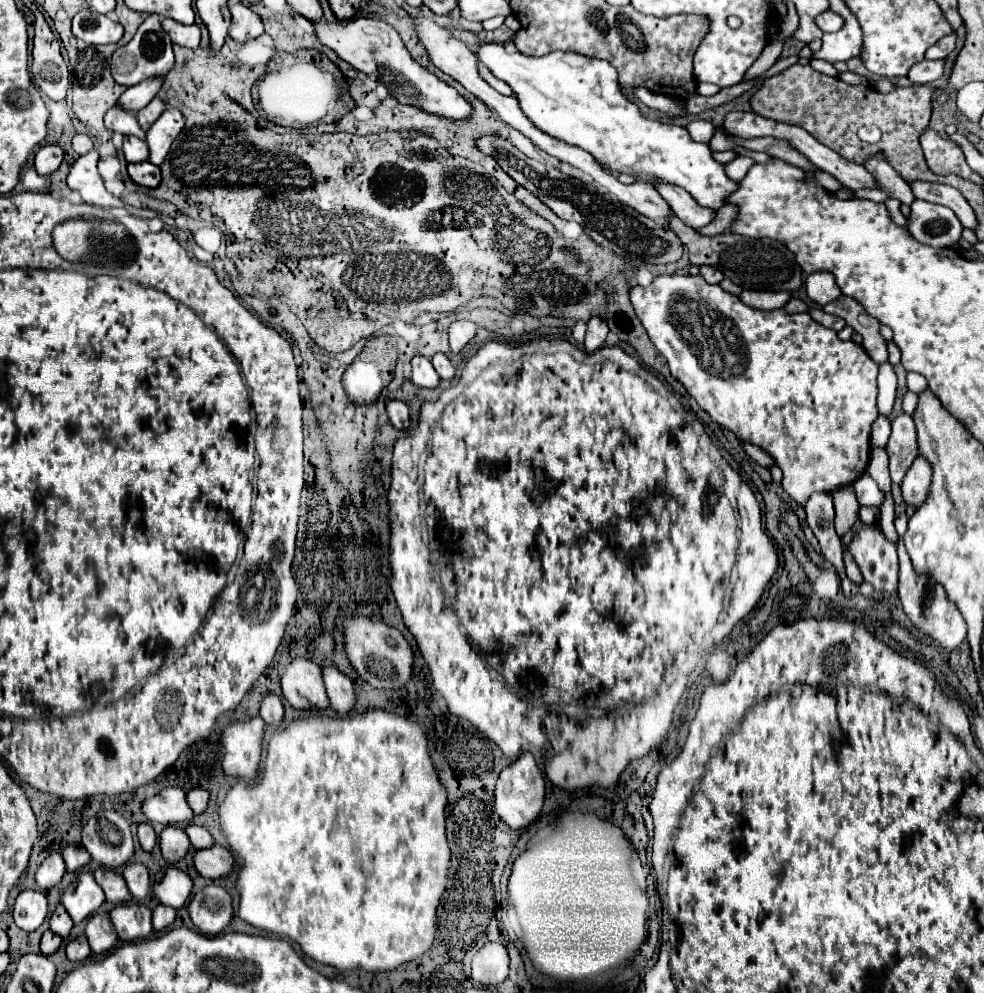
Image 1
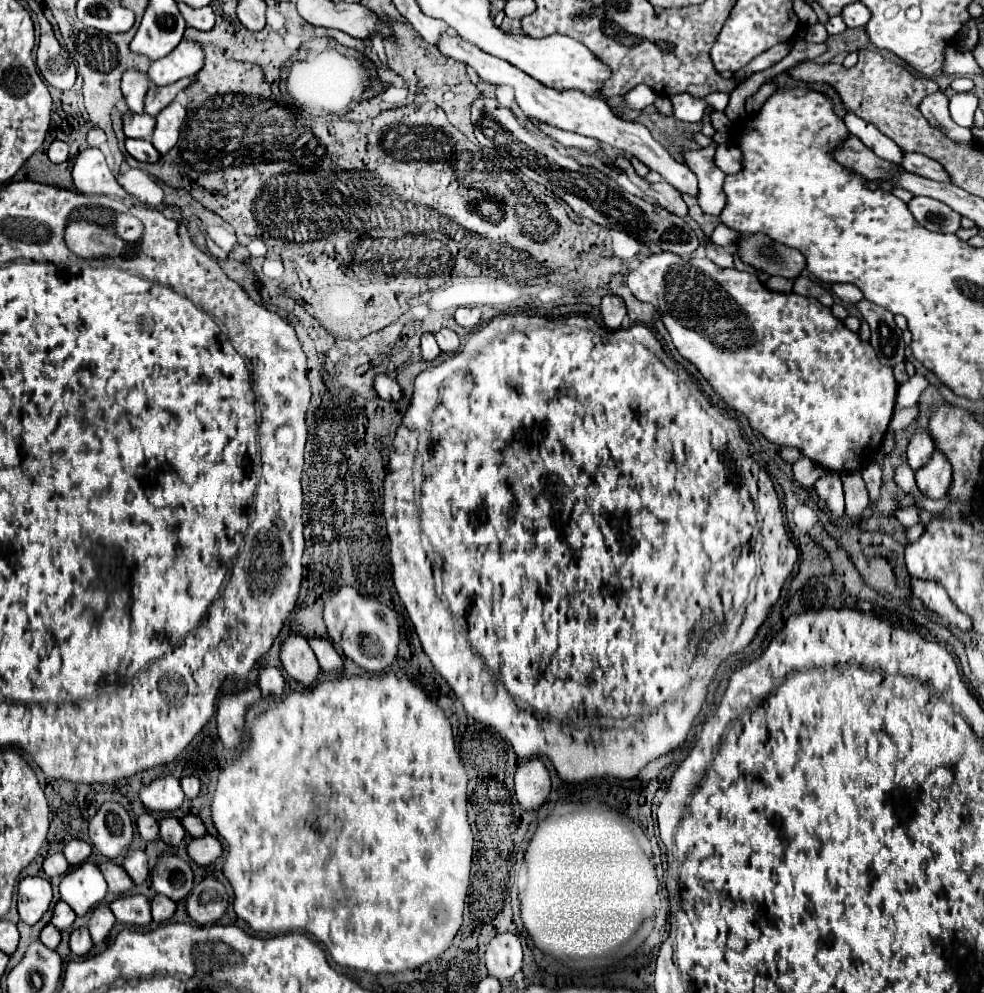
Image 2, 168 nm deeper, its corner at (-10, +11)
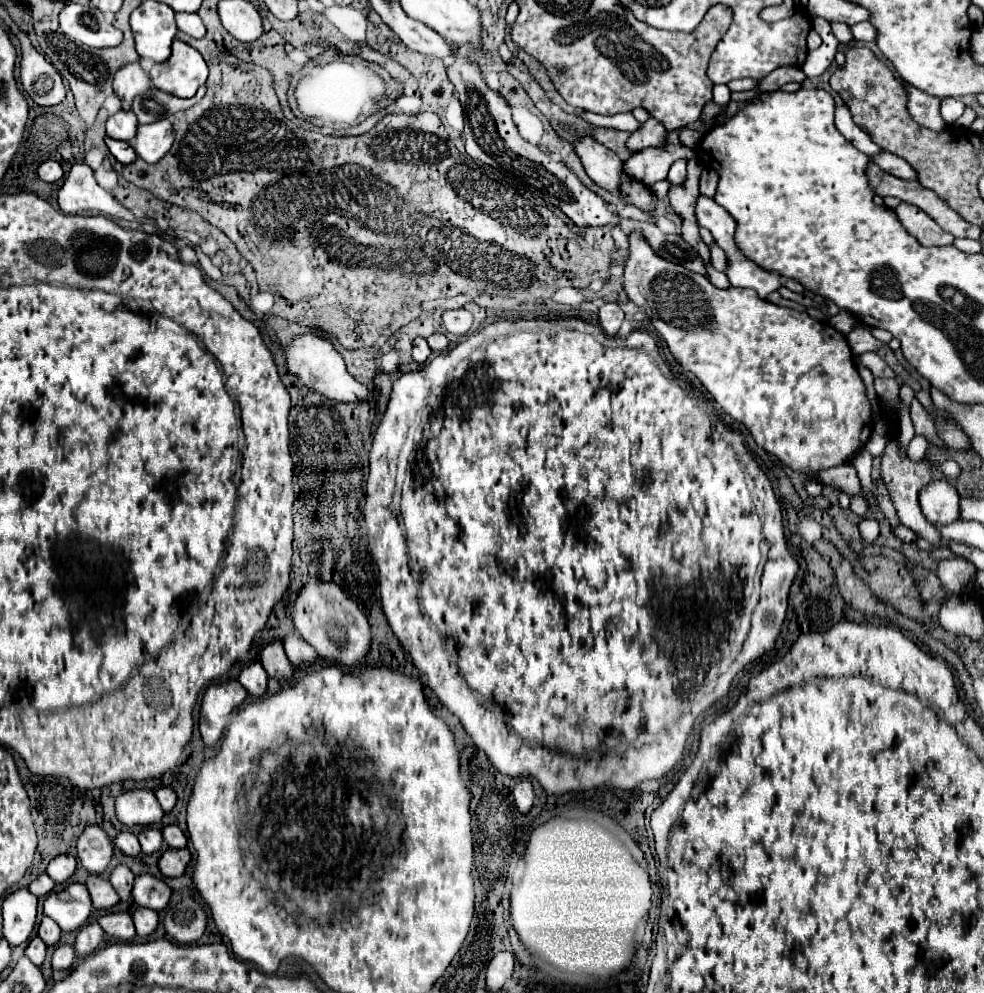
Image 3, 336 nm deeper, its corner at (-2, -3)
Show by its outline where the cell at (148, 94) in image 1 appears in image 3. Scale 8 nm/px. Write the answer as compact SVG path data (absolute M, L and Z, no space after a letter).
M176 40L172 44L172 56L164 64L152 66L150 78L158 90L178 98L190 98L206 82L208 66L198 50Z

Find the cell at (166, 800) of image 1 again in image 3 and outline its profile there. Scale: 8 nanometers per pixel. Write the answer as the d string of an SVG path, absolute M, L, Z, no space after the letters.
M130 790L116 798L116 816L126 826L158 824L164 814L152 790Z

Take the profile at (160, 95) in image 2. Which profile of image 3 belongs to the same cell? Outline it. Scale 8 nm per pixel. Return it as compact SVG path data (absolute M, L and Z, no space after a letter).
M200 86L196 96L188 98L188 100L182 100L182 98L170 96L170 94L162 92L162 90L150 88L142 96L134 98L132 112L136 114L140 124L152 124L156 120L162 120L162 118L174 114L174 112L180 112L180 110L186 110L186 108L194 106L196 102L200 102L204 98L204 92L206 92L206 88Z

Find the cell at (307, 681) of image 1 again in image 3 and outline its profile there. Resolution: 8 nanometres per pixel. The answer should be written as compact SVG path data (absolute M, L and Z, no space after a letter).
M282 642L268 644L260 654L260 662L270 678L276 678L276 680L292 680L294 678L294 666L290 664Z

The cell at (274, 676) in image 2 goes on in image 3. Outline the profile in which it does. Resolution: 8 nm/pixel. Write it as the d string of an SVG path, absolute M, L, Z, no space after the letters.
M254 662L250 666L246 666L240 676L238 676L238 682L248 690L250 696L254 698L260 698L266 694L266 688L268 688L268 676L266 676L266 670L262 668L260 662Z

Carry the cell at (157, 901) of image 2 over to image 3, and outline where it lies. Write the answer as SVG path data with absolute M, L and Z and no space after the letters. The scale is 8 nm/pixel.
M138 908L138 910L132 914L132 918L134 918L136 934L138 934L140 938L150 936L150 934L156 930L156 926L158 926L158 912L154 912L154 910L150 910L150 908Z

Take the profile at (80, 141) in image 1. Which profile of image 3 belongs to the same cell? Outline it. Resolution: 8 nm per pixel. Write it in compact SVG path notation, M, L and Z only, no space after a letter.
M98 148L88 150L88 152L86 152L86 156L84 156L84 162L86 162L92 170L100 168L100 166L102 166L102 160L104 160L104 154L102 154Z

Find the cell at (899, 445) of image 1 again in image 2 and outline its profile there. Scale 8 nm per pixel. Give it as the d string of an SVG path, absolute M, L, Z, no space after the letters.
M916 432L908 446L908 464L910 466L926 466L926 462L932 458L934 442L928 434Z

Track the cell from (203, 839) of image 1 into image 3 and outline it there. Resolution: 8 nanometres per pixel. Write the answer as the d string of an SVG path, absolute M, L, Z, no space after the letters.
M166 826L162 830L162 836L164 836L164 840L168 842L170 848L186 848L186 842L188 840L186 840L184 832L178 826Z

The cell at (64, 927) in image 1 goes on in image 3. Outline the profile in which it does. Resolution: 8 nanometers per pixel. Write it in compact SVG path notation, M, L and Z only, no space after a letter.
M44 916L42 922L40 922L40 928L38 928L38 936L40 936L48 946L54 946L54 944L60 940L62 930L58 928L58 924L56 924L52 918Z

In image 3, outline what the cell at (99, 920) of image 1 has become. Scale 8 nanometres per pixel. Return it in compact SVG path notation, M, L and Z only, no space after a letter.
M98 922L84 924L84 926L80 928L80 932L78 932L78 936L76 936L76 944L74 944L76 954L78 954L80 958L90 956L90 954L98 948L98 944L102 942L102 938L104 938L104 930L100 928Z

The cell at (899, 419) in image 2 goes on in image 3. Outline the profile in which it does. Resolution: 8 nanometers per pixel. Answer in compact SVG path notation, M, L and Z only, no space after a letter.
M914 398L912 404L910 404L910 414L912 414L912 422L914 422L914 430L918 436L924 436L928 438L932 444L936 446L944 446L944 442L938 438L936 434L936 426L934 426L934 420L926 414L926 410L922 408L922 404Z

